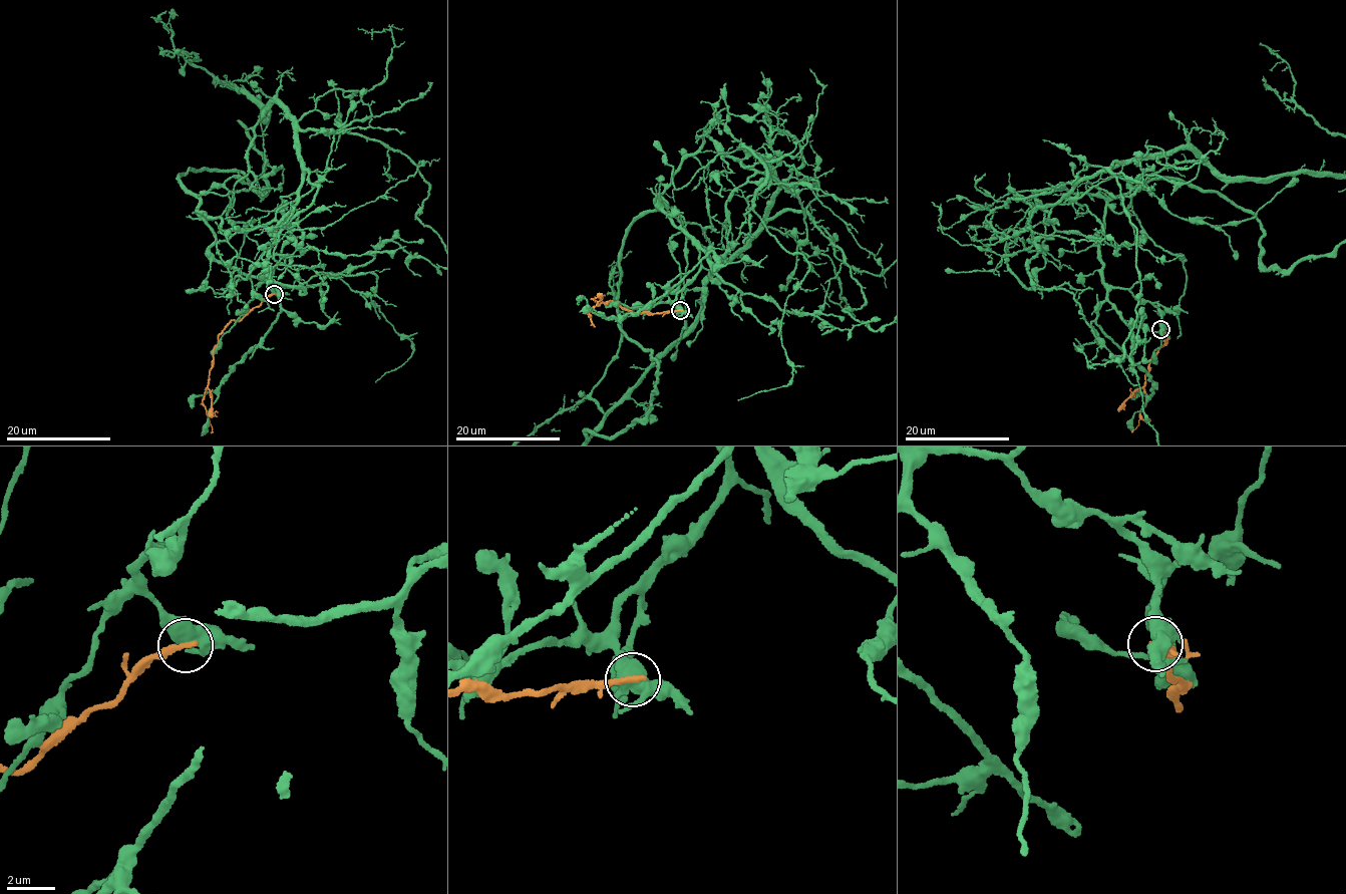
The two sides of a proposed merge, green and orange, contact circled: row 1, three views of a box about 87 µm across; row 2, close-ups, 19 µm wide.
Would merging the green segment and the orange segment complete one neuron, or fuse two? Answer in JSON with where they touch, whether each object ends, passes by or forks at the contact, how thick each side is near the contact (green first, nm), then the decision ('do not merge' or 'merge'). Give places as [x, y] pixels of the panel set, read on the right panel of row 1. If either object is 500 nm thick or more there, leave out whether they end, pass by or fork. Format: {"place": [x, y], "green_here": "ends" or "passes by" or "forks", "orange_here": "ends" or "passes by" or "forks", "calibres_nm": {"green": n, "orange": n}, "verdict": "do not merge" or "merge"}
{"place": [1160, 329], "calibres_nm": {"green": 500, "orange": 280}, "verdict": "do not merge"}

